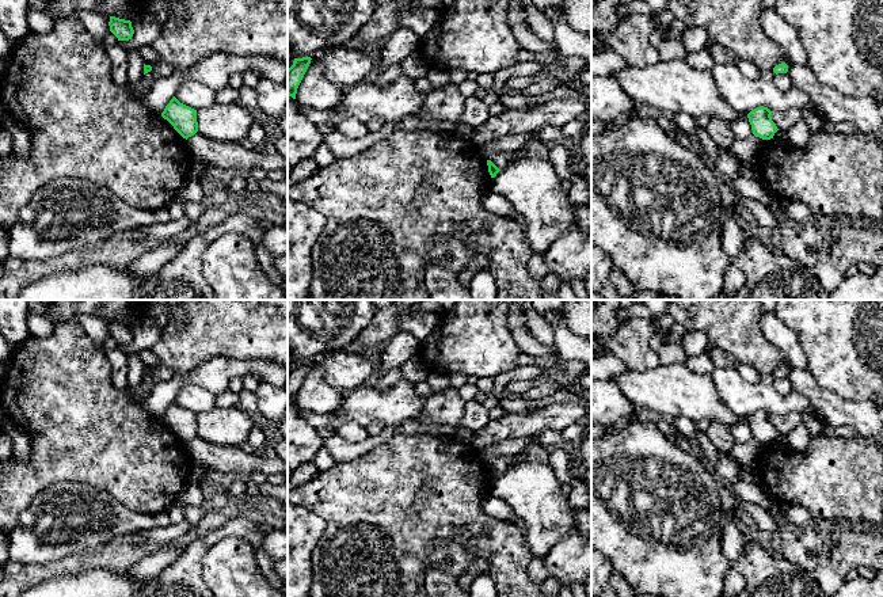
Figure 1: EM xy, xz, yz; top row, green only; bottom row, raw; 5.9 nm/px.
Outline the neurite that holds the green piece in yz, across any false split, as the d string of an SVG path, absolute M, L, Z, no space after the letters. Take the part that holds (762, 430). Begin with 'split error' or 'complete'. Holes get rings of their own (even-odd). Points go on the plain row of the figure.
complete; M757 411L747 418L751 429L753 438L762 442L770 444L777 436L776 427L772 425L772 415L768 411Z

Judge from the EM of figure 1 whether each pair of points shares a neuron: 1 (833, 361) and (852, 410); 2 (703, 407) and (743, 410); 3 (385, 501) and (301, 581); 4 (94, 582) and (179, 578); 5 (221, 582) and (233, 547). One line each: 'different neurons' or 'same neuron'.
1: different neurons
2: different neurons
3: different neurons
4: different neurons
5: same neuron

